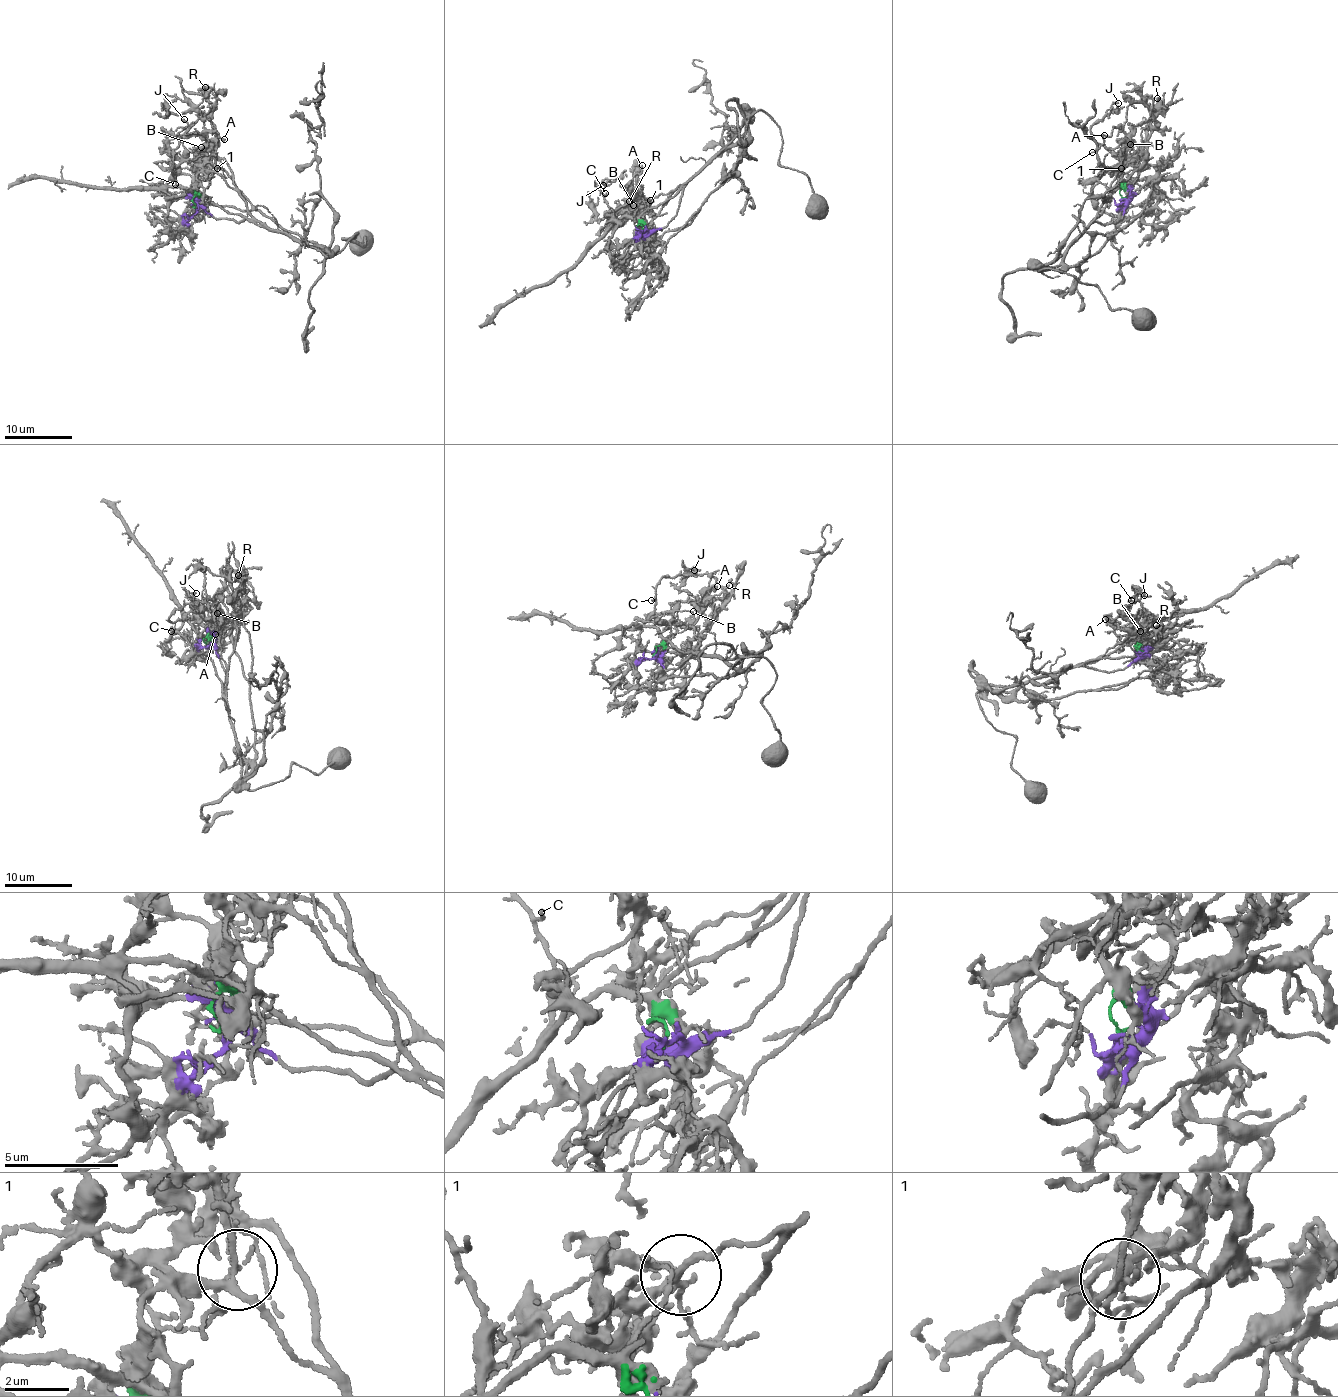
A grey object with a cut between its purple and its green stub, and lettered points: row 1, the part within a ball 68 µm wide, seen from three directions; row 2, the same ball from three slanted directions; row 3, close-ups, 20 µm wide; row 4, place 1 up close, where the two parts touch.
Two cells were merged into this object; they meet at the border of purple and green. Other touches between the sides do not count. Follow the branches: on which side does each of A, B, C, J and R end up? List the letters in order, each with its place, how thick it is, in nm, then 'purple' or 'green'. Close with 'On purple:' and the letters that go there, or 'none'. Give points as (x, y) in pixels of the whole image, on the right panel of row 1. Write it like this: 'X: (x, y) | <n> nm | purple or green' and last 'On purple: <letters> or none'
A: (1104, 135) | 160 nm | purple
B: (1130, 144) | 180 nm | purple
C: (1092, 152) | 120 nm | green
J: (1118, 103) | 150 nm | green
R: (1157, 98) | 130 nm | purple
On purple: A, B, R

